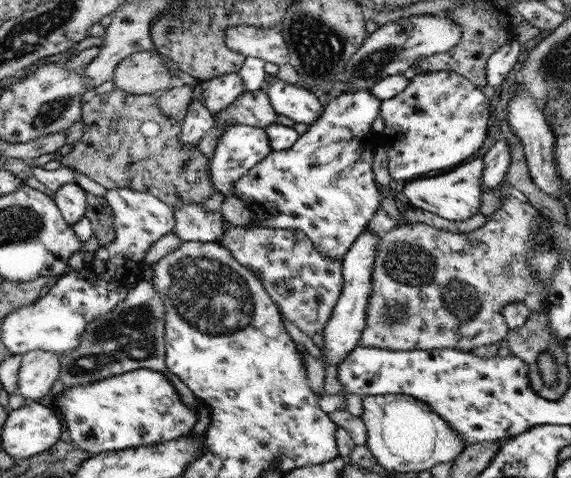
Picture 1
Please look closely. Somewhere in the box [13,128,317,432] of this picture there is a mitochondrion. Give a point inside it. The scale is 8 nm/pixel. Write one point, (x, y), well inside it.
(207, 294)

